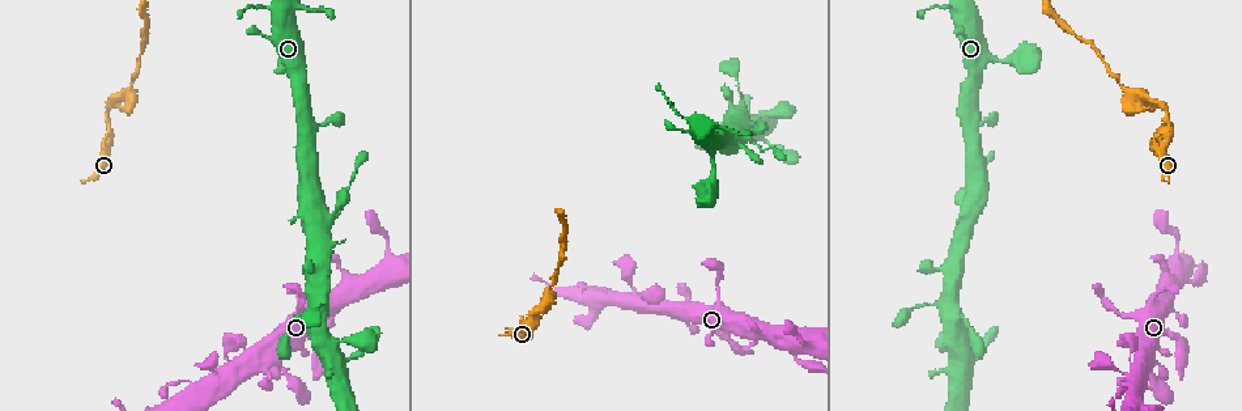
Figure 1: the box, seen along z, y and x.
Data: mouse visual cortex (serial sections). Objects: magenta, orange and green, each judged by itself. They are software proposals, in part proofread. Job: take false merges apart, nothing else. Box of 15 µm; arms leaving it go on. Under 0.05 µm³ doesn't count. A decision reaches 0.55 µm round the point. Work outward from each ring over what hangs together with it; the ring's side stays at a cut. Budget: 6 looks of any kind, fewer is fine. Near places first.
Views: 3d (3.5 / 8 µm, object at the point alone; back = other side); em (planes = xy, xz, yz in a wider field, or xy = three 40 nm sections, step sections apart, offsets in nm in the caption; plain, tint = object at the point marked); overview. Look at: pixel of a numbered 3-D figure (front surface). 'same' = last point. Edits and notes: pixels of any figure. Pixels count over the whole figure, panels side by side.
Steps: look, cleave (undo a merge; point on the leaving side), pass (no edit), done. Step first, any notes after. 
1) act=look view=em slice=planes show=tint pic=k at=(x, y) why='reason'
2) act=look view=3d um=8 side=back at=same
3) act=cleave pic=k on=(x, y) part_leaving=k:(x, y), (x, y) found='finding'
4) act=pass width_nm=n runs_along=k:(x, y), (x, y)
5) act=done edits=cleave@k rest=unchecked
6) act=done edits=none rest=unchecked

act=look view=em slice=xy step=3 show=tint pic=1 at=(733, 142) why='three arms meet'

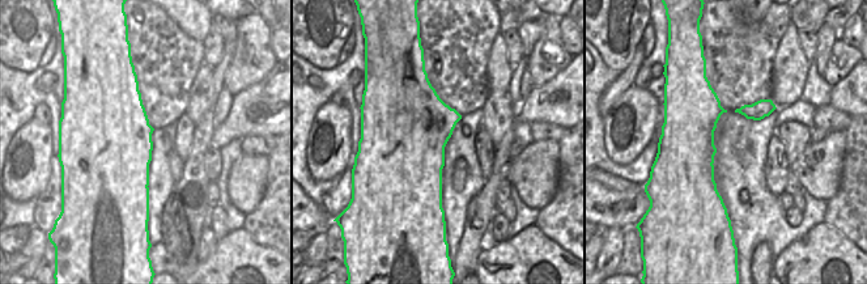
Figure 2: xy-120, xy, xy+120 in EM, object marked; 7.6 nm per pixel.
act=look view=3d um=3.5 at=same why='see where the arms go'

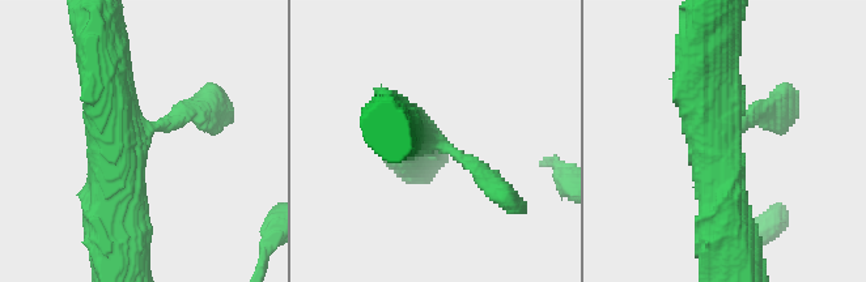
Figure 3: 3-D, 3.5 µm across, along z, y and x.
act=pass arm_widths_nm=150,500,600 runs_along=3:(713, 38), (717, 175), (724, 216) found='all the same cell'

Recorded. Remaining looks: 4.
act=look view=3d um=3.5 pic=1 at=(127, 95) why='abrupt turn'

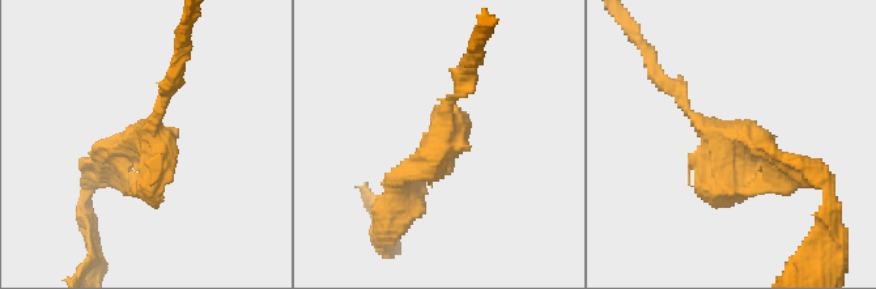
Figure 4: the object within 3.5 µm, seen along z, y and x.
act=look view=em slice=xy step=5 show=tint pic=4 at=(442, 143) why='shape alone is not enough'

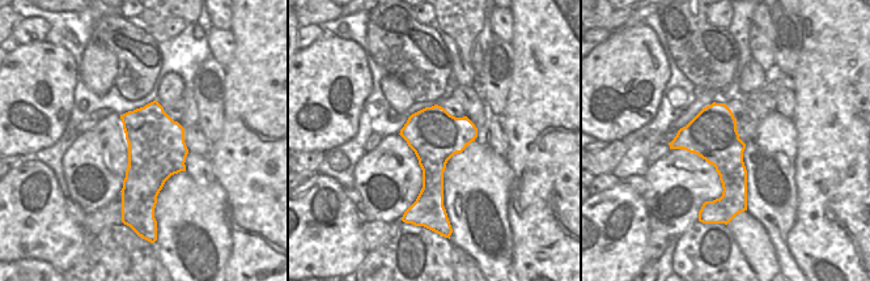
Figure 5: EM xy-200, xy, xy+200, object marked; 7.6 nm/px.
act=pass runs_along=4:(786, 165), (715, 137), (672, 89) found='all the same cell'

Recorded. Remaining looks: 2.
act=done edits=none rest=unchecked

